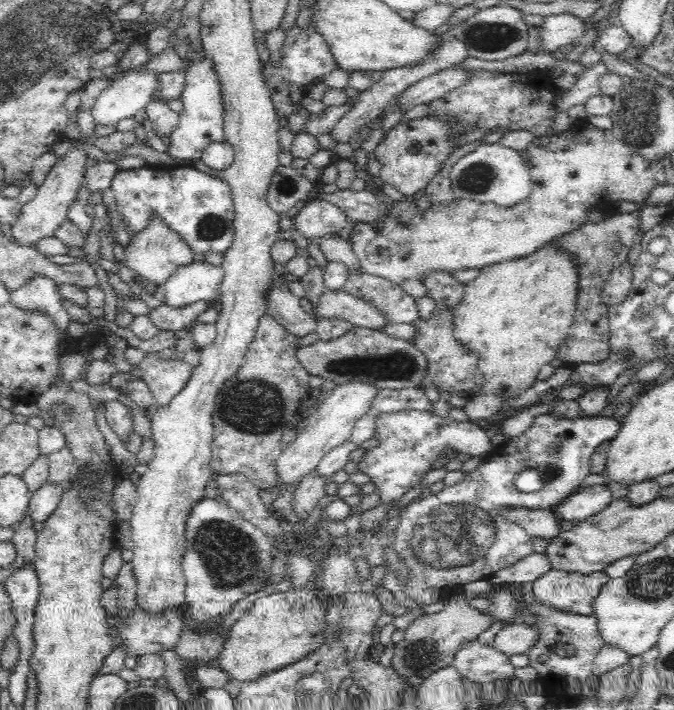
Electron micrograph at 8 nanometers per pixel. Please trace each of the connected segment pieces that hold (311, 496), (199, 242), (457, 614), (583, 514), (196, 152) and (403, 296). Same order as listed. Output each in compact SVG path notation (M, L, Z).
M316 469L301 478L291 502L294 512L301 520L307 518L322 496L326 496L326 485L331 482L332 476L320 475Z
M145 166L116 168L109 189L116 197L118 210L129 222L132 232L142 230L152 214L162 215L170 229L178 233L195 252L225 252L231 245L235 209L229 185L219 177L209 176L203 167Z
M460 594L452 596L450 602L436 614L424 614L420 618L416 618L406 628L404 640L396 644L396 650L393 658L393 670L402 678L409 678L412 676L418 676L418 678L426 679L432 676L434 672L442 670L442 668L453 666L455 662L456 654L464 647L473 644L478 636L483 632L489 630L492 624L496 623L498 620L486 610L476 610L468 604L468 600Z
M608 484L579 487L567 499L553 508L558 521L577 523L608 506L612 492Z
M202 52L198 60L190 63L186 71L185 87L181 94L183 110L179 113L179 124L170 132L170 142L166 144L166 158L178 160L200 160L206 146L216 141L225 141L223 132L223 106L220 83L217 81L212 63Z
M349 270L348 278L344 283L343 290L348 294L357 297L358 300L362 299L379 310L379 313L385 318L386 323L398 324L411 324L418 317L418 311L414 307L415 298L408 296L404 289L397 284L377 278L355 270Z

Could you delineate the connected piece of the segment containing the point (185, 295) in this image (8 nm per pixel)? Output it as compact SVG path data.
M206 261L196 262L176 268L172 276L162 284L166 294L165 303L183 307L196 302L217 298L225 273L221 266Z

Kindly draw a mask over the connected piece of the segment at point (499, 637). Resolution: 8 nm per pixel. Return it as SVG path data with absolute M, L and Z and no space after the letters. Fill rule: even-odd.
M526 623L505 626L494 634L492 649L510 658L516 655L524 655L538 642L538 633L532 626Z

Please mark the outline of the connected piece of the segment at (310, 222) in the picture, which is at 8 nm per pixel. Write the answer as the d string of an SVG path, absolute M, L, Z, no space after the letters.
M324 200L308 203L296 216L293 231L306 238L321 238L327 235L338 235L338 232L349 228L348 215L334 204Z

